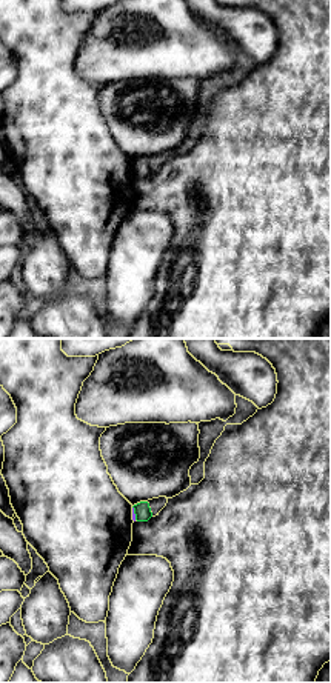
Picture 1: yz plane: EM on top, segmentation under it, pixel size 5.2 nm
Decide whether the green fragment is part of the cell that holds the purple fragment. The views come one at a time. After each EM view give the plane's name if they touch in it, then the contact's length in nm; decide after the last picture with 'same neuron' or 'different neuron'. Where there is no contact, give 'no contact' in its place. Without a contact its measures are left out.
meets purple in yz; contact 70 nm long

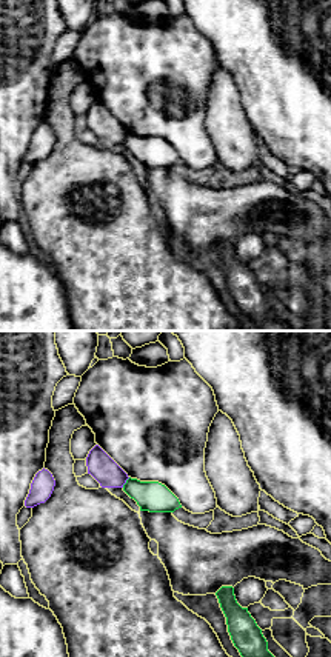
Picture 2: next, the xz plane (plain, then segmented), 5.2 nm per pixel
meets purple in xz; contact 70 nm long

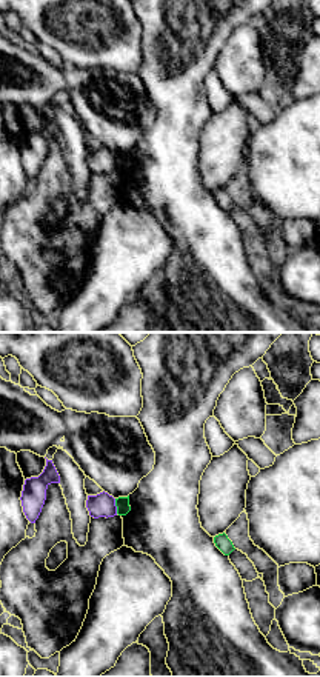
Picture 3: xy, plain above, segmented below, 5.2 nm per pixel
meets purple in xy; contact 80 nm long

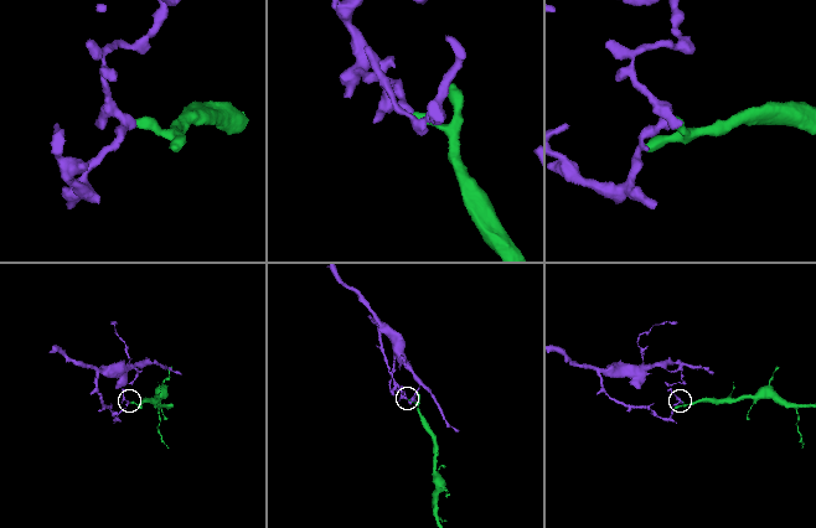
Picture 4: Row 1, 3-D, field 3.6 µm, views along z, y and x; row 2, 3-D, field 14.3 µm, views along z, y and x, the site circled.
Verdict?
different neuron

